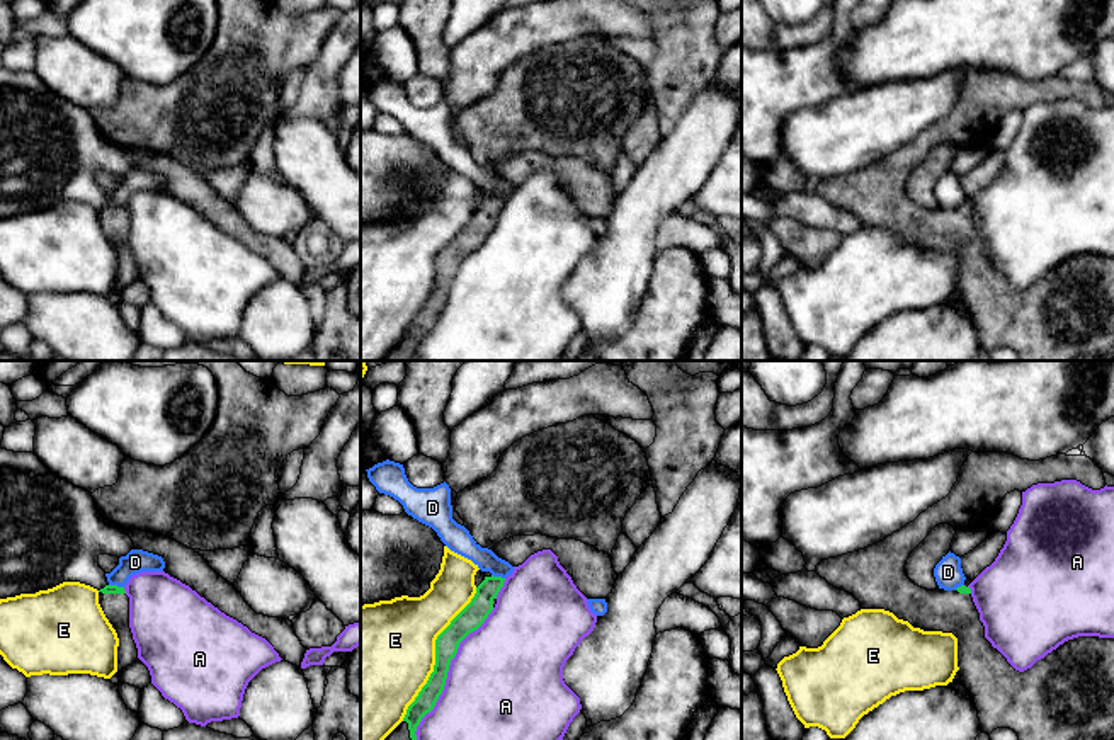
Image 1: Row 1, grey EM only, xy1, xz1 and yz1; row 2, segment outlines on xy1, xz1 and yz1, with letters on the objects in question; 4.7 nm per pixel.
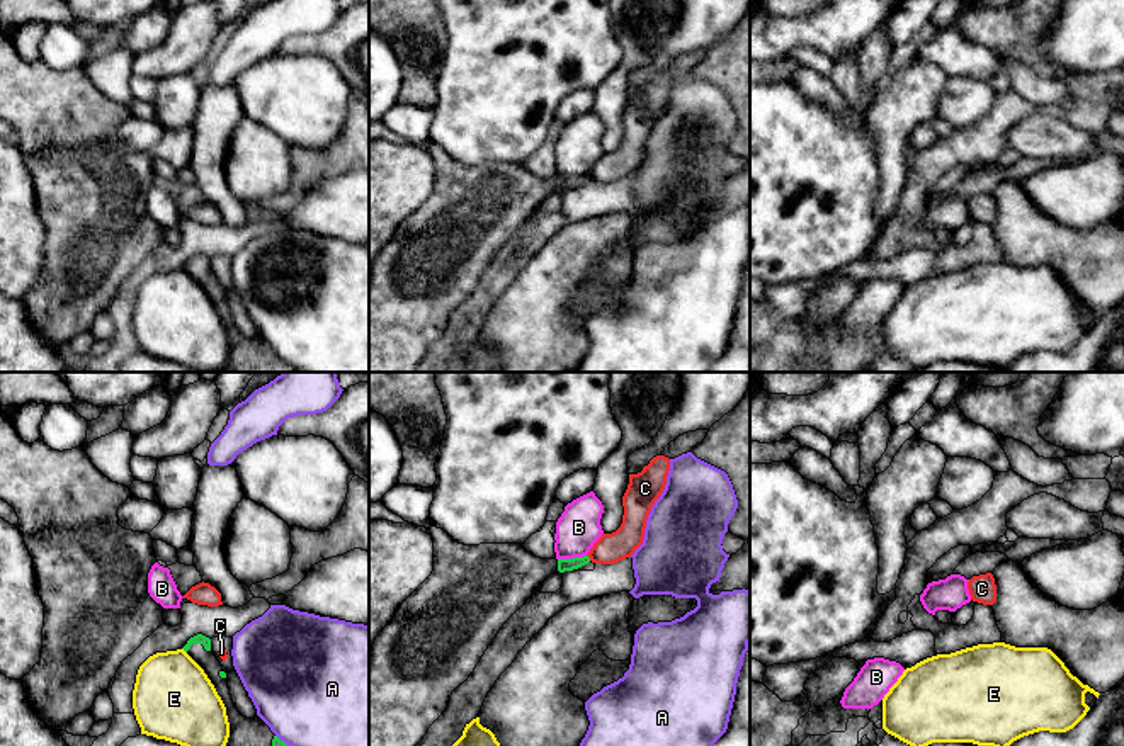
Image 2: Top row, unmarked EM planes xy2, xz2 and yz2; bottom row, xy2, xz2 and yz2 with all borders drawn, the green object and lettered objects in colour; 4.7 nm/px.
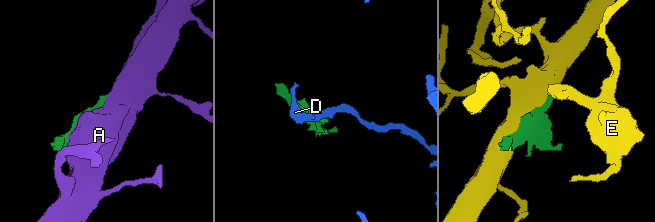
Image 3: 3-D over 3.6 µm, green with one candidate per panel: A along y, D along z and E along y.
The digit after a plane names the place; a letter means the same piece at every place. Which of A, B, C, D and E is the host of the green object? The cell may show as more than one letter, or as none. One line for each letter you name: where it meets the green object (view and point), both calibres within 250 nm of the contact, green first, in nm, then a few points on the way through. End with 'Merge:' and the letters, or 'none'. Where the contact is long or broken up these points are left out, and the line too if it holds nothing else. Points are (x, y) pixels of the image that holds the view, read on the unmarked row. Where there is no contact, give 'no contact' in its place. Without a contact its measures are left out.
Merge: none

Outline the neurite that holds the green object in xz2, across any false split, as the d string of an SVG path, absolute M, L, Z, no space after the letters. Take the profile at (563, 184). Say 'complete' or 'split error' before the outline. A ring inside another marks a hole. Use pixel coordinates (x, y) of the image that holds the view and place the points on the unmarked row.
split error; M430 146L432 194L396 228L369 277L369 372L413 372L446 330L452 311L474 291L503 243L554 192L578 189L588 175L541 178L520 163L464 165Z

